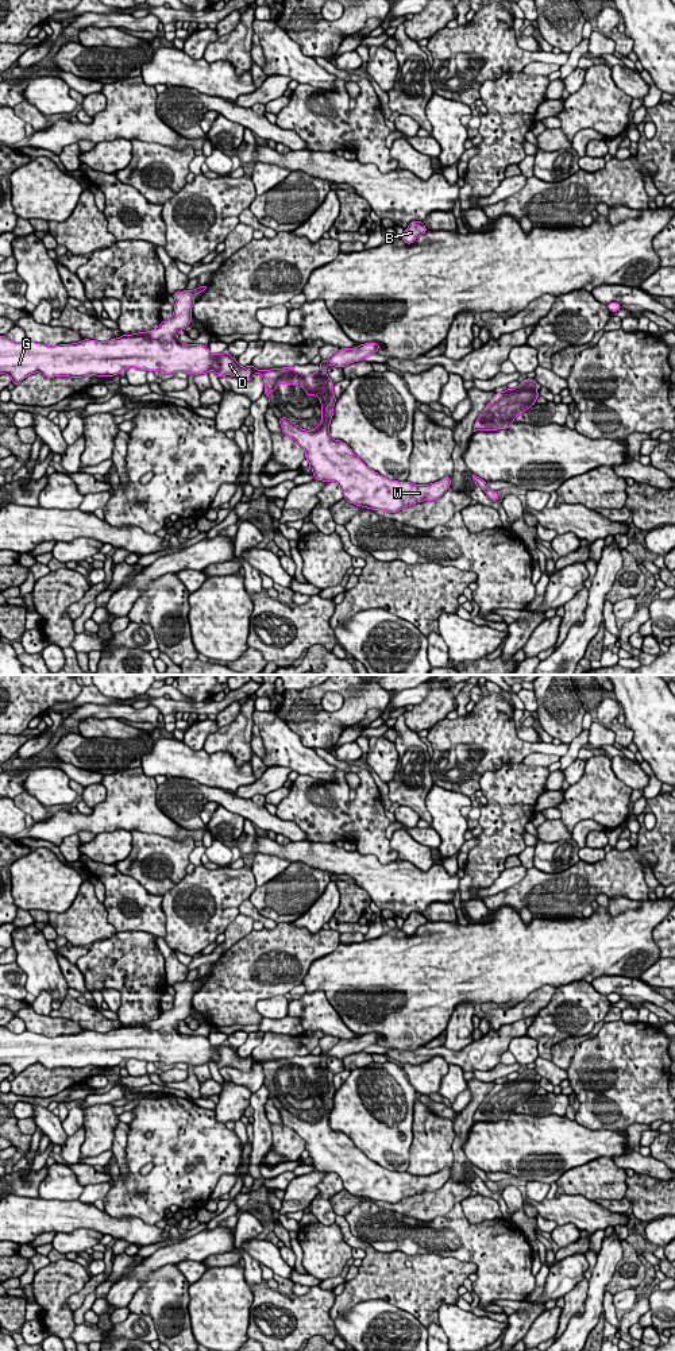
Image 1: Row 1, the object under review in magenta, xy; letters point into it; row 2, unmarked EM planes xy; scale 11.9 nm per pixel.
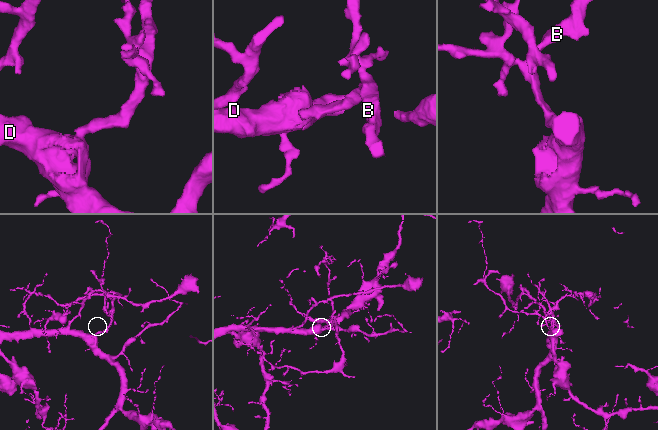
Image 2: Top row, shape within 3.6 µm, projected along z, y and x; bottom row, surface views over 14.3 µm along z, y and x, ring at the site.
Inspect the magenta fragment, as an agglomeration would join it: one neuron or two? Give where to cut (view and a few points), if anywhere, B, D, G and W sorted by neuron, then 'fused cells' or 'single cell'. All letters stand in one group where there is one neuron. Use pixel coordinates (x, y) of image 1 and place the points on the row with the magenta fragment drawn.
no cut; B D G W; single cell

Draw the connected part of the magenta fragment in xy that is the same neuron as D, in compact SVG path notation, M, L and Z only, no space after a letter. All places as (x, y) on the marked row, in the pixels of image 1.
M208 285L200 286L194 290L176 292L171 294L176 300L171 319L163 320L155 329L123 335L108 341L85 339L80 343L49 347L40 343L30 341L27 339L20 343L15 343L3 335L0 336L0 374L9 375L12 383L16 386L34 373L40 373L47 378L84 378L89 374L96 377L113 377L131 367L146 371L163 371L165 374L186 373L193 375L208 374L211 370L215 370L219 378L224 375L232 375L243 381L250 381L252 375L258 373L263 377L263 394L266 394L267 398L269 393L275 391L278 385L288 383L296 385L297 387L304 387L306 395L321 398L321 422L313 431L305 431L286 417L281 417L279 424L282 432L305 449L305 459L309 462L309 467L313 471L315 479L323 482L336 482L343 491L343 497L350 503L373 510L397 513L406 506L412 506L413 503L437 499L450 489L451 476L431 485L413 485L408 480L390 480L366 466L346 443L333 440L329 435L329 422L333 416L333 405L336 398L333 394L333 382L328 378L325 367L336 366L343 368L350 363L363 360L366 356L377 354L378 348L381 347L378 343L364 343L355 348L340 348L329 360L321 360L319 364L320 370L315 374L300 374L294 370L294 367L271 370L258 370L251 364L242 367L228 352L213 355L208 346L186 344L178 340L180 331L190 325L192 306L196 302L193 297L197 296L198 292L202 293L207 289Z

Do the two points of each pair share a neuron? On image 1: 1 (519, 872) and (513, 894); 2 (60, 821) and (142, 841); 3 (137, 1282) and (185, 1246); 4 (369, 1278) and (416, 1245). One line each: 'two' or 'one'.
1: two
2: two
3: one
4: two

